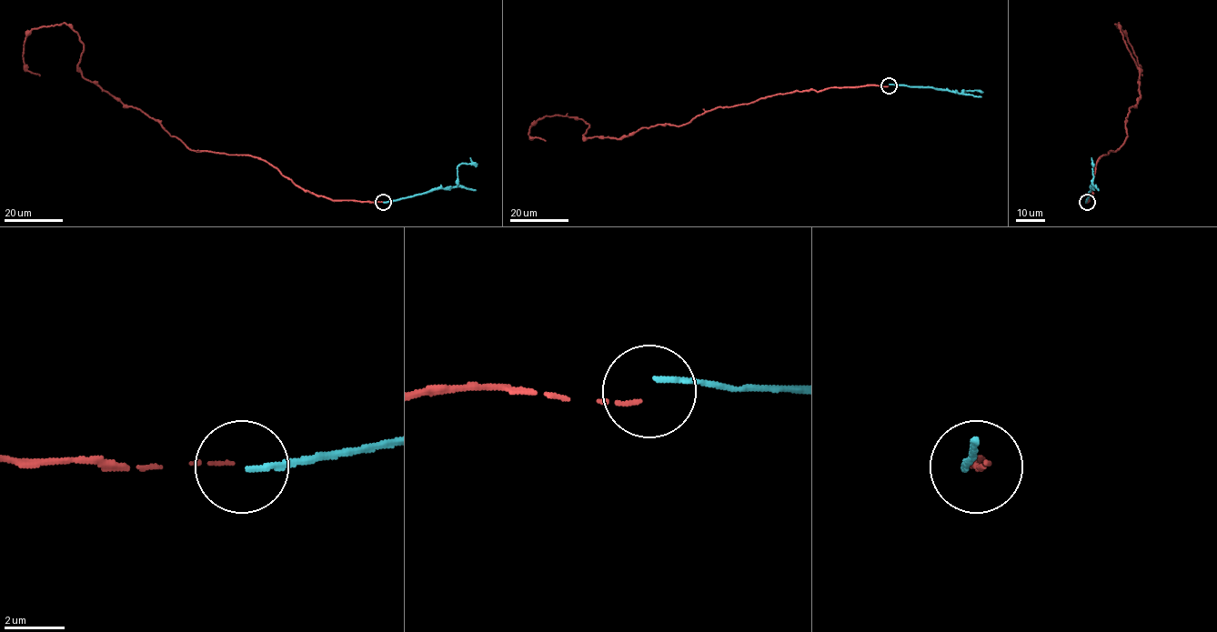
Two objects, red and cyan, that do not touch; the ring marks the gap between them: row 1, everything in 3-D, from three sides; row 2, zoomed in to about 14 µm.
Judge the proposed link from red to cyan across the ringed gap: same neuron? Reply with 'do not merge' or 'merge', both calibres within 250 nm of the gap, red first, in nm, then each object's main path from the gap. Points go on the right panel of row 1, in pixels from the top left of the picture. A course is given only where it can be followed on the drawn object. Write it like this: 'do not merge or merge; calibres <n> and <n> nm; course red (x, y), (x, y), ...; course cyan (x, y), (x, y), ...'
do not merge; calibres 120 and 190 nm; course red (1088, 202), (1097, 162), (1125, 140), (1129, 108), (1140, 98), (1139, 70), (1119, 23), (1142, 75); course cyan (1085, 202), (1094, 186), (1091, 157)

